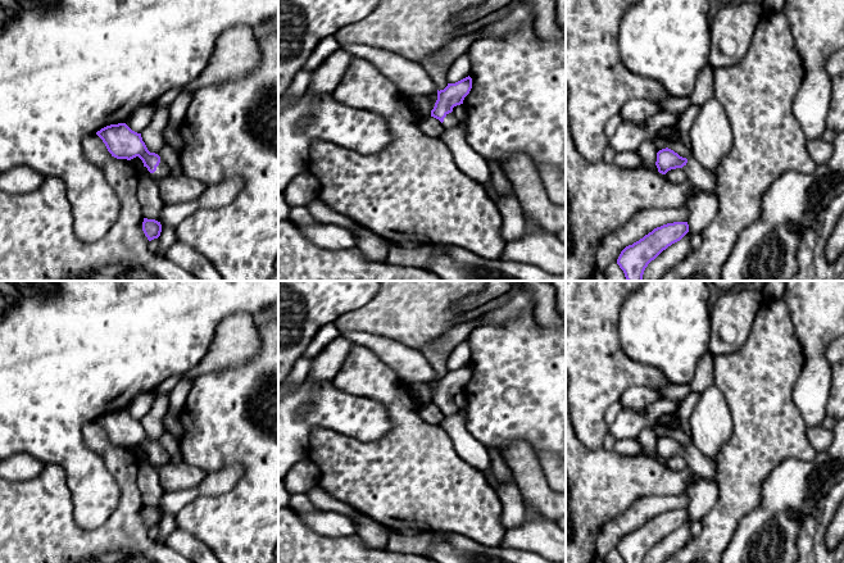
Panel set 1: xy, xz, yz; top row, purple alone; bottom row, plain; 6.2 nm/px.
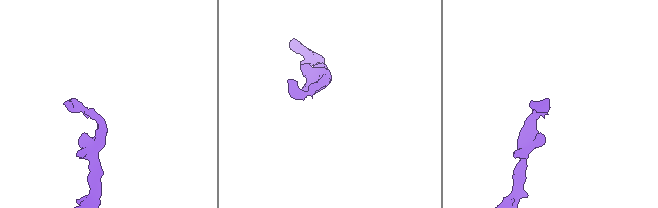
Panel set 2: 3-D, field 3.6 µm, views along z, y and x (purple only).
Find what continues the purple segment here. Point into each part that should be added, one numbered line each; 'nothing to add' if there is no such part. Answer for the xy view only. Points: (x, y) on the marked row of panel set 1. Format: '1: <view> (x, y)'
1: xy (162, 169)

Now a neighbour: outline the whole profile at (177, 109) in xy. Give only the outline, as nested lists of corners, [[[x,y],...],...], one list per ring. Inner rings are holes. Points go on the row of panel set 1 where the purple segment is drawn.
[[[182,91],[174,101],[169,105],[169,118],[168,122],[176,127],[180,127],[185,115],[187,106],[192,99],[194,92]]]

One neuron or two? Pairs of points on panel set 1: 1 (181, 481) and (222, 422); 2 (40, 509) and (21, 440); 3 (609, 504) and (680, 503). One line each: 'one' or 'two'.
1: two
2: two
3: two

